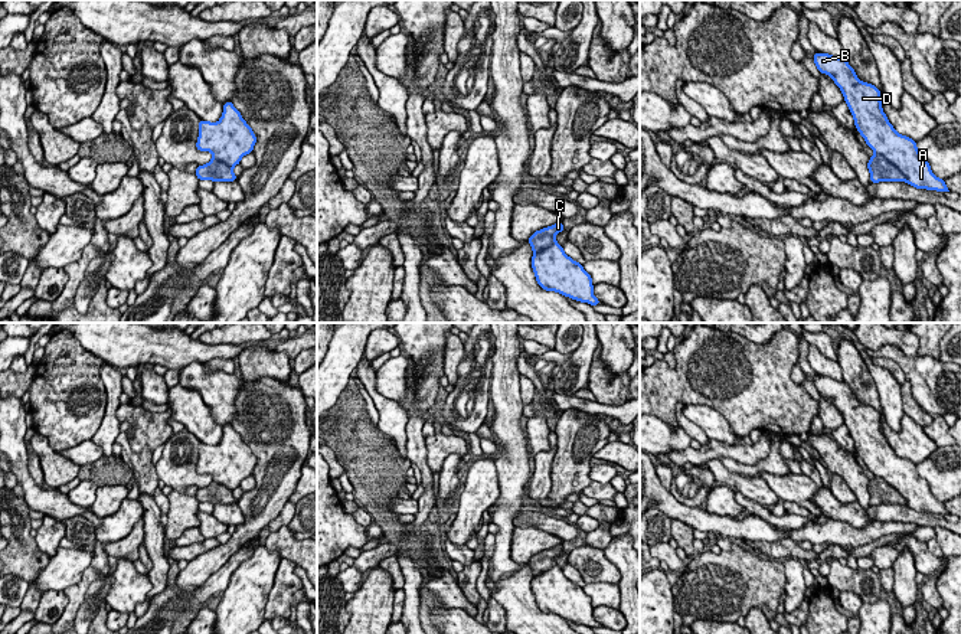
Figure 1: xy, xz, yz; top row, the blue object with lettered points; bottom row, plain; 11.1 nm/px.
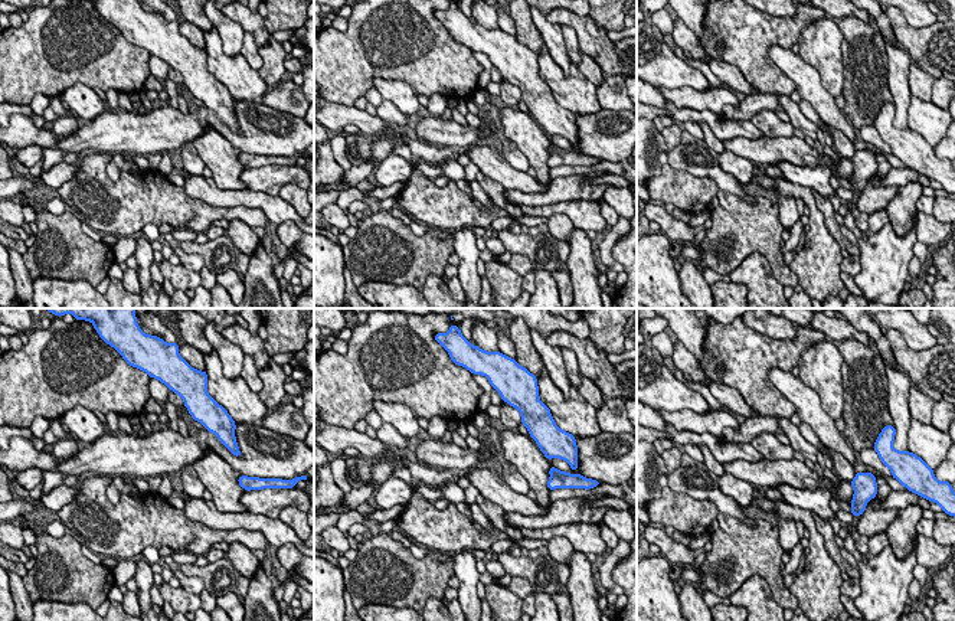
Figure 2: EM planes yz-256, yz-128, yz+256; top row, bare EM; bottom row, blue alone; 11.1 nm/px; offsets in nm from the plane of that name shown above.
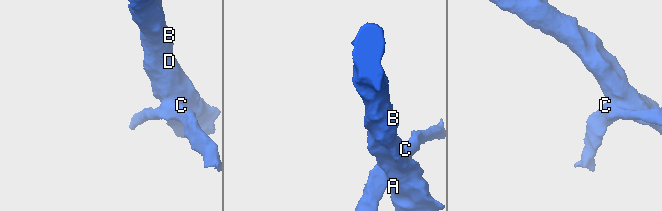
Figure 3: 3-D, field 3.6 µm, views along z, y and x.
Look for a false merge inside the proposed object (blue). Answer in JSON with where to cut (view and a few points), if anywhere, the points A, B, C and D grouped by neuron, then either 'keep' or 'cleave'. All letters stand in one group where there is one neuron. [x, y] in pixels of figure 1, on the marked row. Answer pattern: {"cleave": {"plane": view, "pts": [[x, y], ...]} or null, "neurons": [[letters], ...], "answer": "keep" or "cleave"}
{"cleave": {"plane": "yz", "pts": [[875, 153], [885, 157], [906, 180]]}, "neurons": [["A", "B", "D"], ["C"]], "answer": "cleave"}

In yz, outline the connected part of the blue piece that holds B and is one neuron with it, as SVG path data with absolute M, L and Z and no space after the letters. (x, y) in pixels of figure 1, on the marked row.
M815 52L814 63L821 73L833 78L854 118L854 125L875 154L883 156L916 189L949 192L937 177L916 143L896 133L882 110L880 89L862 82L849 62L828 53Z

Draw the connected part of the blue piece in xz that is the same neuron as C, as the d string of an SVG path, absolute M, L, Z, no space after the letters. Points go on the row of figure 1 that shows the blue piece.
M558 222L556 225L543 228L540 231L536 231L533 235L530 235L529 244L532 246L533 255L556 244L555 235L562 231L565 231L563 222Z

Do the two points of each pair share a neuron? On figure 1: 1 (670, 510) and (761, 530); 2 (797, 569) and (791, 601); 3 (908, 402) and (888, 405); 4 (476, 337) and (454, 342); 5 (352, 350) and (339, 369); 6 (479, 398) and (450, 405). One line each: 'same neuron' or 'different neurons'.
1: same neuron
2: same neuron
3: different neurons
4: different neurons
5: same neuron
6: same neuron

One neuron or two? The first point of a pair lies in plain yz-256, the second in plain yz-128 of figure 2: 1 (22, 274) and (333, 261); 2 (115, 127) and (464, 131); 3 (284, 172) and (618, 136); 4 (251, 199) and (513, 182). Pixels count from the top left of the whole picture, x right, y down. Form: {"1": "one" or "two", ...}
{"1": "two", "2": "one", "3": "two", "4": "one"}

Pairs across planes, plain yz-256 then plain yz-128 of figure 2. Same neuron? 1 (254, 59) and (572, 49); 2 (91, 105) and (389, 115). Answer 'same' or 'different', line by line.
1: same
2: different

